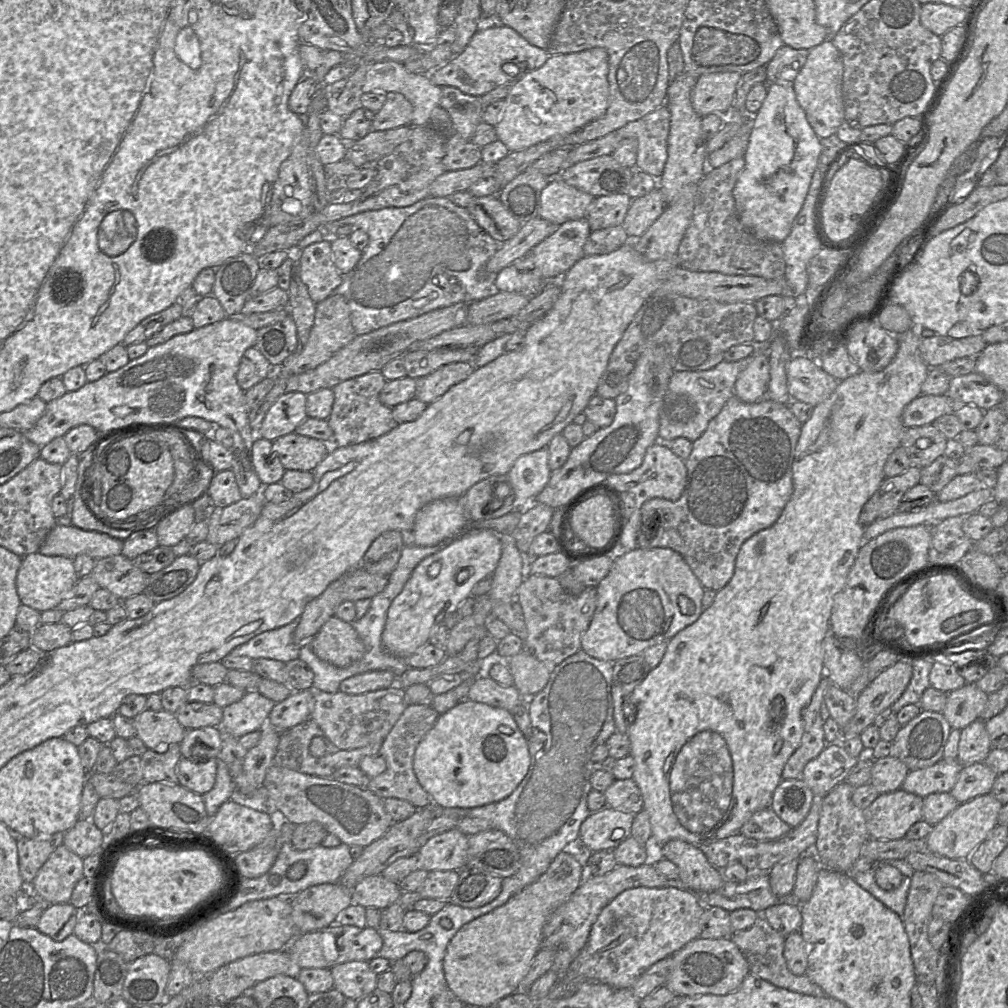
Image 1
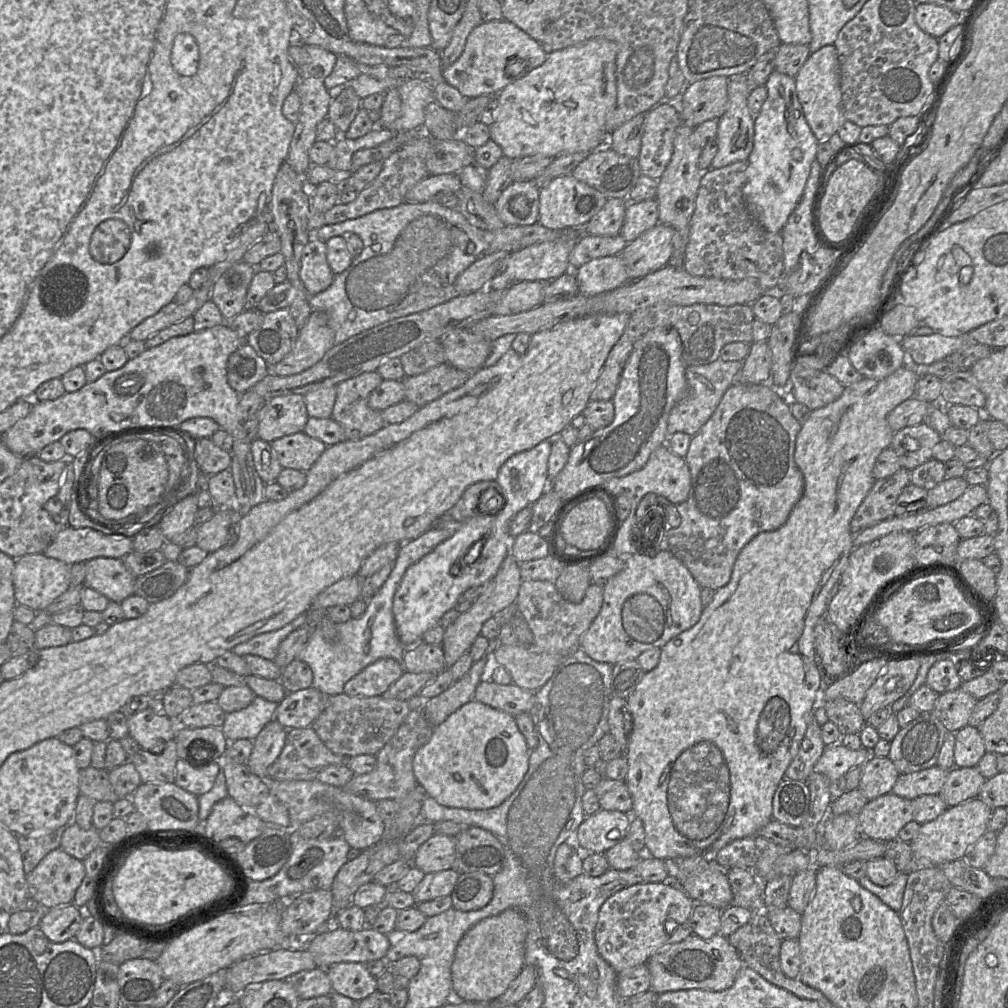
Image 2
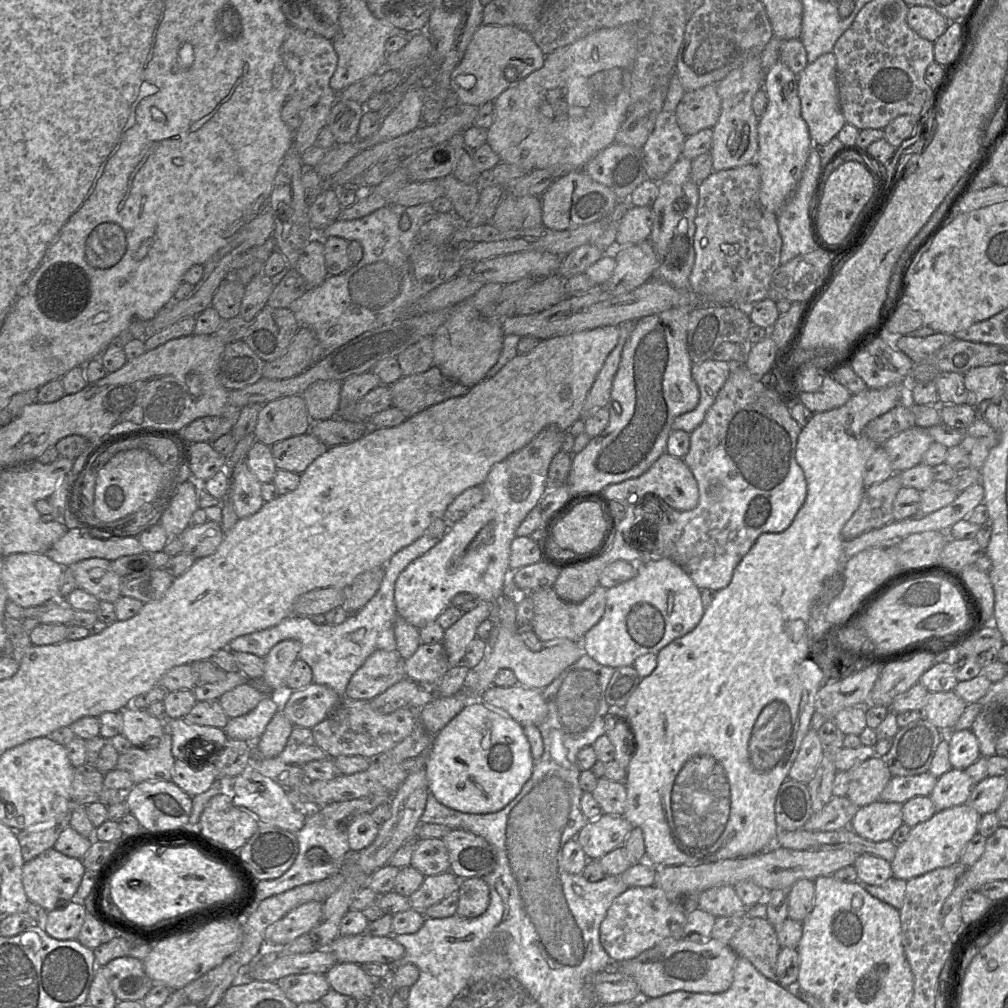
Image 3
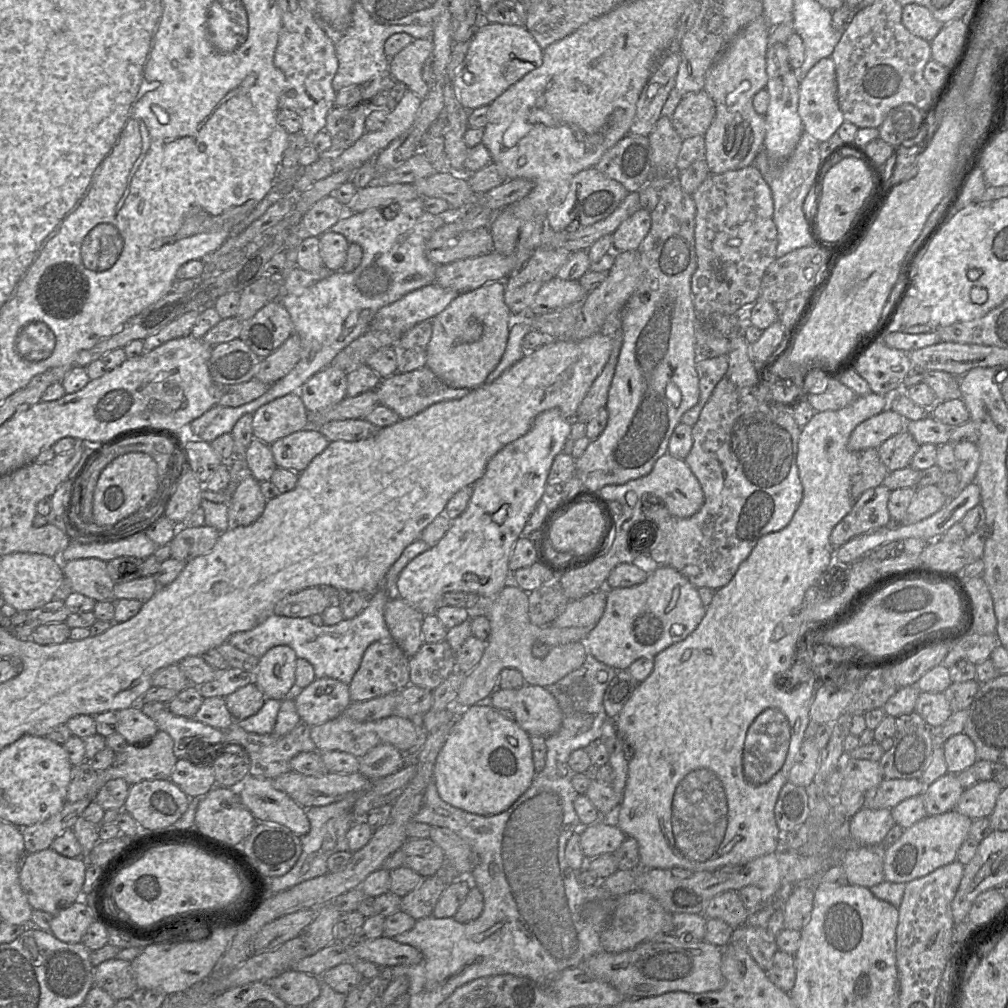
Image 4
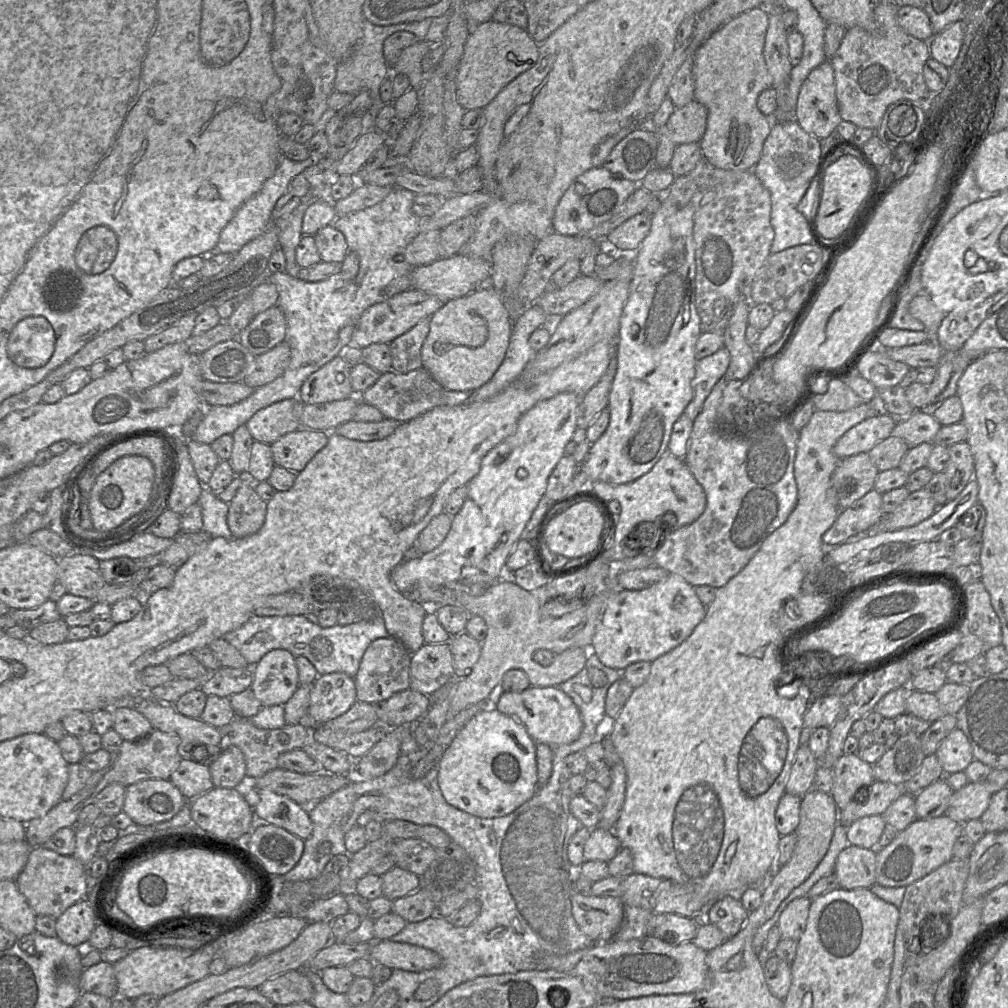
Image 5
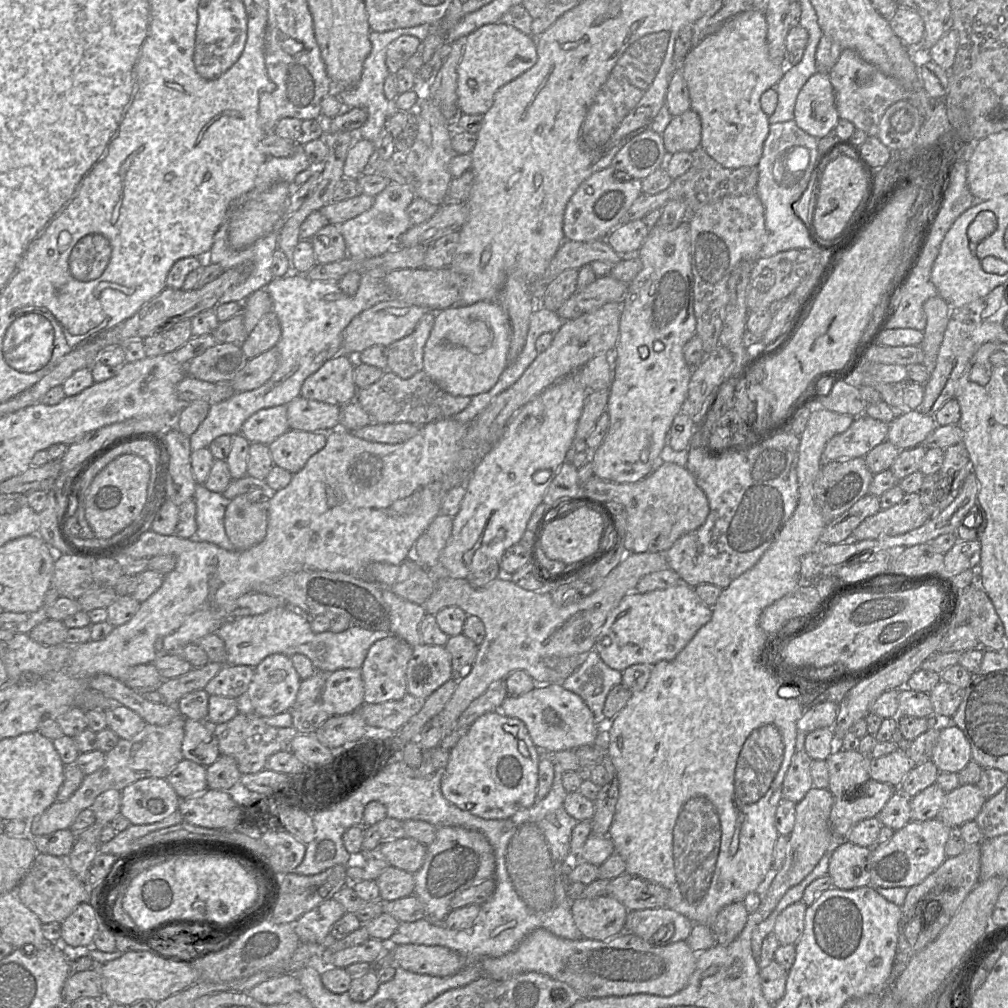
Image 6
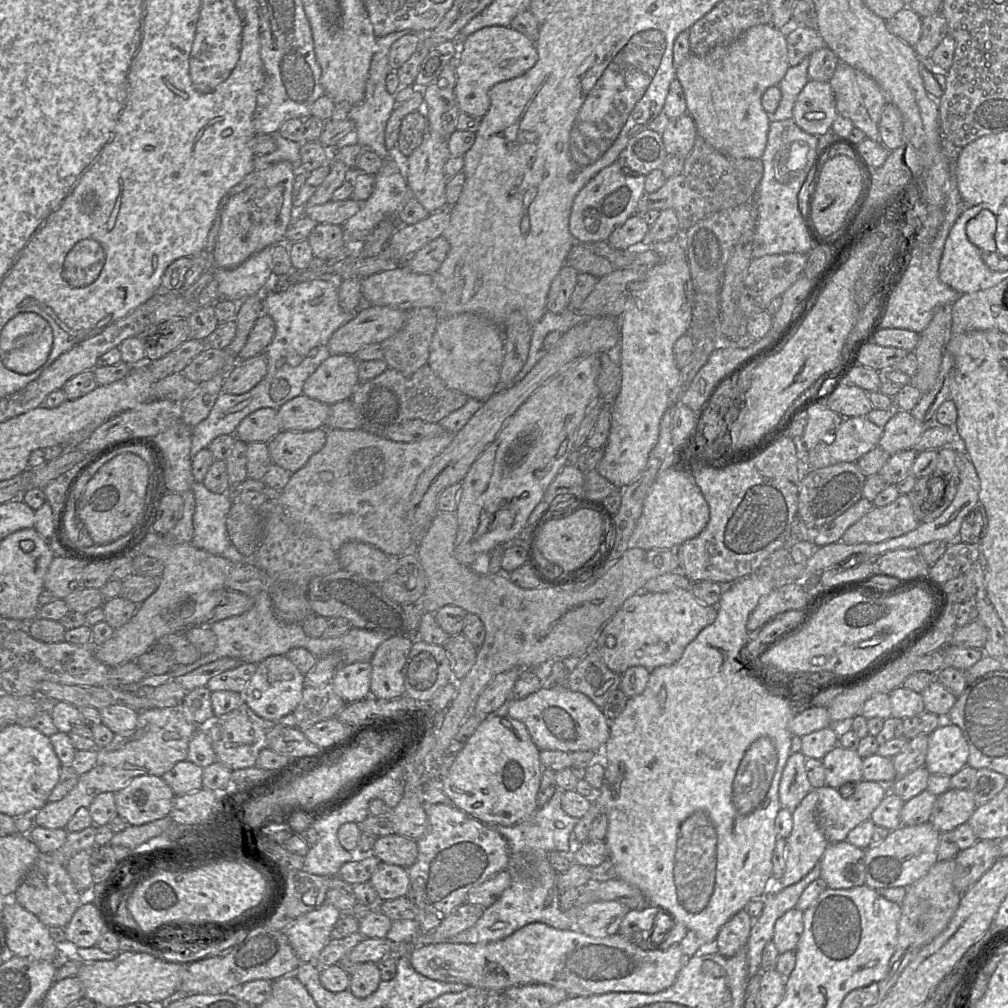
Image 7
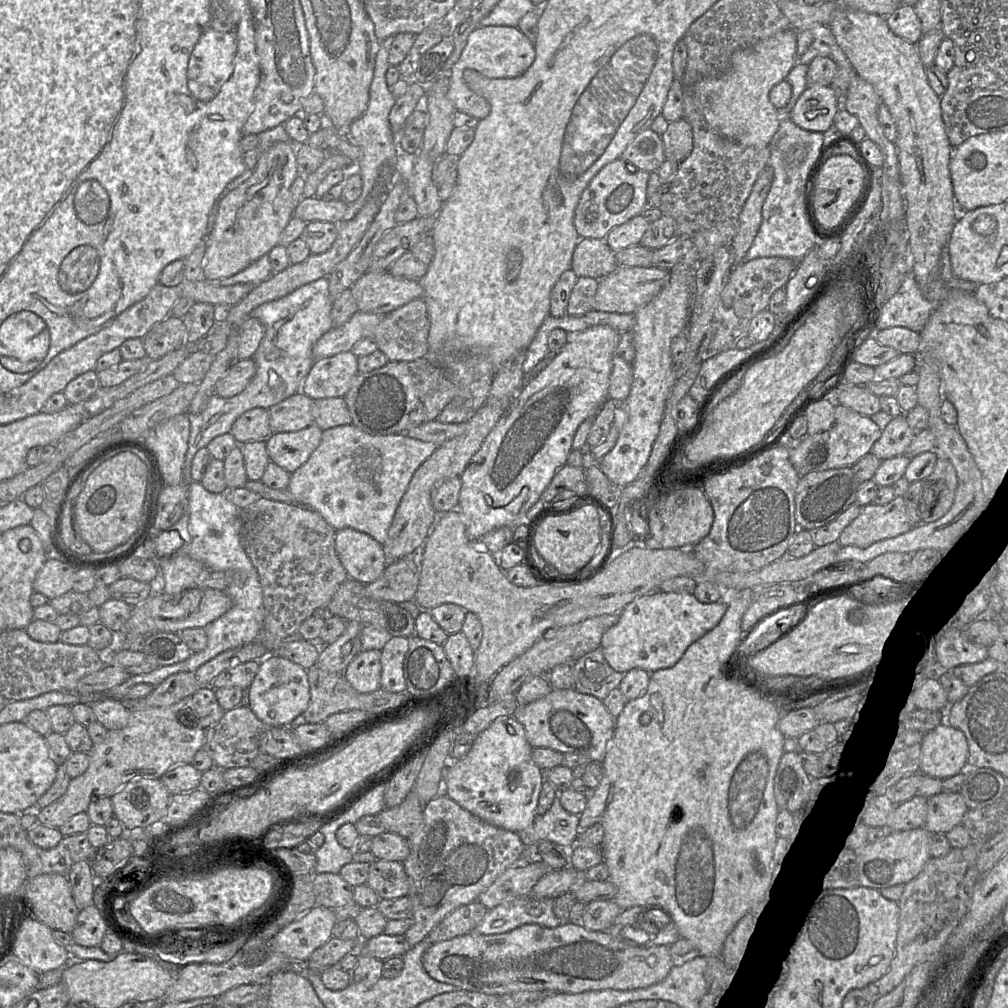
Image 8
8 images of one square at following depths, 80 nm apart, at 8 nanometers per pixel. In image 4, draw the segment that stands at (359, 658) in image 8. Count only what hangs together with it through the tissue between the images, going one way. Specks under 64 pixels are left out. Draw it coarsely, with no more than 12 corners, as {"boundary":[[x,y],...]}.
{"boundary":[[316,678],[295,690],[301,722],[337,718],[351,703],[349,686]]}

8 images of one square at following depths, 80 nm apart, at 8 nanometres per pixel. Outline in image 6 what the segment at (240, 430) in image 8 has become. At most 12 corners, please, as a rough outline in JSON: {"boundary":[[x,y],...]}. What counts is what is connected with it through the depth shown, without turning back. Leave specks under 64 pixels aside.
{"boundary":[[287,406],[262,409],[240,433],[270,445],[288,430]]}

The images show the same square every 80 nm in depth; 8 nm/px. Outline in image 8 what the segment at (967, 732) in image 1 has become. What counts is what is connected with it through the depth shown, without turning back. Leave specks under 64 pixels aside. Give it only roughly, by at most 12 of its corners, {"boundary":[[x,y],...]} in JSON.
{"boundary":[[940,724],[921,739],[919,771],[938,779],[963,772],[964,733]]}

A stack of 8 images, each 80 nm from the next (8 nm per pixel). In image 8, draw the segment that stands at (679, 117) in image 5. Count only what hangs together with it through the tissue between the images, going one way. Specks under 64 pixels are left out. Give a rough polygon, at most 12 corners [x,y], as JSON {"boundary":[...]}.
{"boundary":[[684,118],[668,123],[661,139],[667,160],[692,152],[693,132]]}

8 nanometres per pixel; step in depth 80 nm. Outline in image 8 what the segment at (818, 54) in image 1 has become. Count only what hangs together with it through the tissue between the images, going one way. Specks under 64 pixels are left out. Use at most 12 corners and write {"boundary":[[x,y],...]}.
{"boundary":[[831,86],[807,87],[790,119],[824,133],[839,108]]}

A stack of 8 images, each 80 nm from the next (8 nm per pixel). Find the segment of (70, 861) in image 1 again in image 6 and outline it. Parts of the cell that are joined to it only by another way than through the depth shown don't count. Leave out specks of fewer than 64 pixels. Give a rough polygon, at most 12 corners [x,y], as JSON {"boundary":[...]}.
{"boundary":[[37,853],[16,894],[42,924],[88,901],[66,858]]}

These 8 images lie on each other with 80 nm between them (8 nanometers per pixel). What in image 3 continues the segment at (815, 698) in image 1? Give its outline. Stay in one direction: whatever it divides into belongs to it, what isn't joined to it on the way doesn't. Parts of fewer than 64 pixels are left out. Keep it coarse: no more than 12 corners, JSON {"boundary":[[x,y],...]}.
{"boundary":[[810,728],[788,778],[808,784],[825,747]]}

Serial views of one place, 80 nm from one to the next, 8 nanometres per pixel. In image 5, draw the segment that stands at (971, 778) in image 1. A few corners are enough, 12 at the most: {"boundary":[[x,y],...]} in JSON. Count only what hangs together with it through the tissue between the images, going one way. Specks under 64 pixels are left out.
{"boundary":[[938,779],[915,796],[918,819],[945,815],[953,790]]}

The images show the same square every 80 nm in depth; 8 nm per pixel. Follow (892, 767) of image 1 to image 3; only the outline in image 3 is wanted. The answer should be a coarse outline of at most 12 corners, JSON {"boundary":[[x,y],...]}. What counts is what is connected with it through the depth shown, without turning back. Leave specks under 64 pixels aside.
{"boundary":[[871,757],[847,771],[858,808],[879,800],[892,775]]}

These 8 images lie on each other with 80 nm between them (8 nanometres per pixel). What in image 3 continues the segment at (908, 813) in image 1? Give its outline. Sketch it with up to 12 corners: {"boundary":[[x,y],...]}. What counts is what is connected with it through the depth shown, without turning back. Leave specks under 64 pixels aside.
{"boundary":[[877,800],[858,808],[846,828],[872,842],[904,823],[902,804]]}

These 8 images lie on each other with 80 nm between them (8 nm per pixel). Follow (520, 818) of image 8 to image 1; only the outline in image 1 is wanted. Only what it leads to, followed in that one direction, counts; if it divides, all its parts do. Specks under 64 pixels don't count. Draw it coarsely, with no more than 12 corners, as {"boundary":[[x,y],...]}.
{"boundary":[[464,701],[415,749],[441,808],[508,797],[530,766],[511,713]]}

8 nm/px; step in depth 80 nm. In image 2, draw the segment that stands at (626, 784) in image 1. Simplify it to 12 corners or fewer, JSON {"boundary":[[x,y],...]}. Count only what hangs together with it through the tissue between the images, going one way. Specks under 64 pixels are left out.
{"boundary":[[603,778],[594,792],[602,810],[632,813],[624,781]]}

